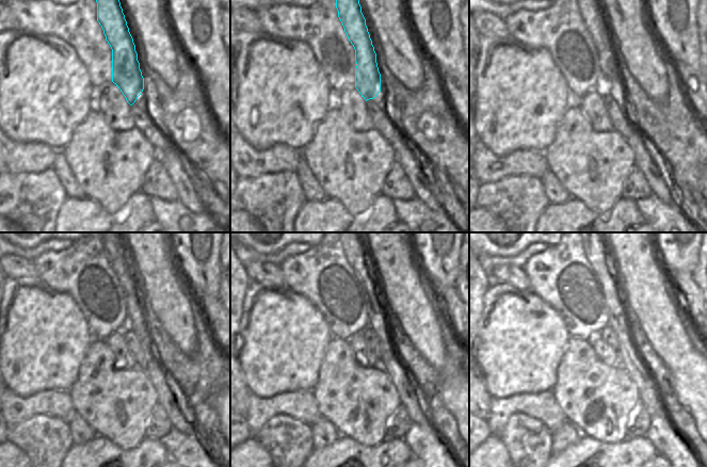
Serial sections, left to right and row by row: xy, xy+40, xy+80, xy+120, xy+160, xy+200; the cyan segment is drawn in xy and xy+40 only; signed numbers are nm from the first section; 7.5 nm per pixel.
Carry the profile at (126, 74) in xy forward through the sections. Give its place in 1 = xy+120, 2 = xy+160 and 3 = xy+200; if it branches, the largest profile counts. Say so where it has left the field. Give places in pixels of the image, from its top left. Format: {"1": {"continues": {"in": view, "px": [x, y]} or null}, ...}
{"1": {"continues": {"in": "xy+120", "px": [116, 256]}}, "2": {"continues": {"in": "xy+160", "px": [356, 254]}}, "3": {"continues": {"in": "xy+200", "px": [596, 254]}}}

